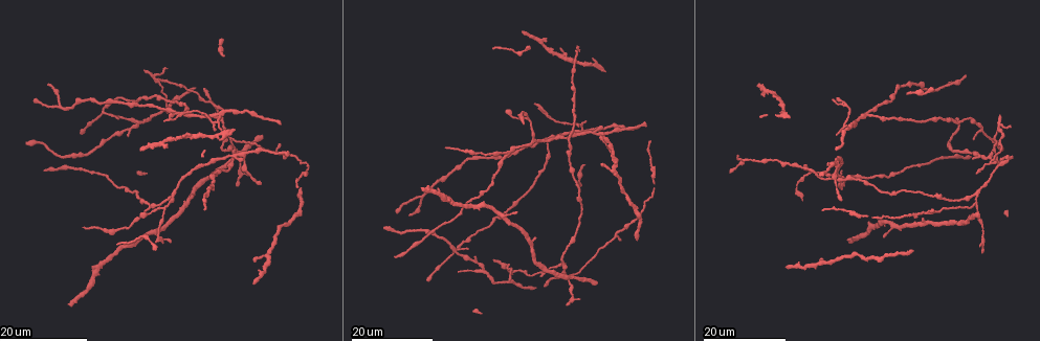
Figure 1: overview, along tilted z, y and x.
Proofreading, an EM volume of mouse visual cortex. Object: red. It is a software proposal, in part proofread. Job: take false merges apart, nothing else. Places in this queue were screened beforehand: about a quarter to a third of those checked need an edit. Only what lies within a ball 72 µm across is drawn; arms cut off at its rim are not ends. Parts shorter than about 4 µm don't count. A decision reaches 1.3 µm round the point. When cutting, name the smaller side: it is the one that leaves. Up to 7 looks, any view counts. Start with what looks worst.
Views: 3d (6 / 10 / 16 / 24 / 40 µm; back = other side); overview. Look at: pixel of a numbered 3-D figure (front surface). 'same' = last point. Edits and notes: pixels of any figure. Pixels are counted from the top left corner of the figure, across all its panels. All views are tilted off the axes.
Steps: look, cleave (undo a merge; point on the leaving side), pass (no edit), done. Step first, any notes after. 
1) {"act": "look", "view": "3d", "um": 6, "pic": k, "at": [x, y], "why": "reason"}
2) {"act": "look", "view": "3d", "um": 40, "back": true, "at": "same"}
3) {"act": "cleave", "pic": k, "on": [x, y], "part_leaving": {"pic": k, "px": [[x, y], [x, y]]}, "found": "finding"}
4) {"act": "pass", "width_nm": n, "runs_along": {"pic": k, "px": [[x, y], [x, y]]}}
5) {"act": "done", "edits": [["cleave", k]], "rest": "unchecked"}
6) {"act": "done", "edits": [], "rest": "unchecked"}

{"act": "look", "view": "3d", "um": 24, "pic": 1, "at": [219, 114], "why": "three-way junction"}

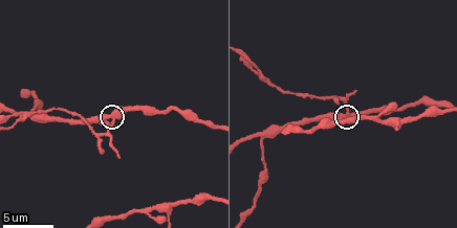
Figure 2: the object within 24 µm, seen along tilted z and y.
{"act": "look", "view": "3d", "um": 10, "pic": 2, "at": [114, 118], "why": "zoom in"}

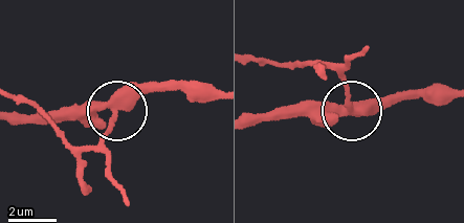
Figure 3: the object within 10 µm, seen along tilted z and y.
{"act": "pass", "runs_along": {"pic": 3, "px": [[256, 123], [274, 115], [353, 112], [410, 96]]}, "found": "one neuron here"}

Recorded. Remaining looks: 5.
{"act": "look", "view": "3d", "um": 16, "pic": 1, "at": [507, 151], "why": "branch point"}

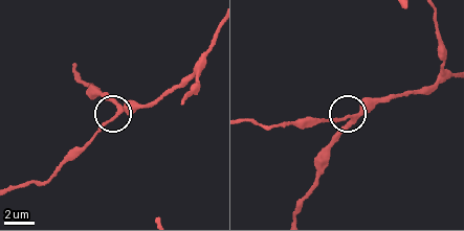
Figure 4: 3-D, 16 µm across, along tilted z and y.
{"act": "look", "view": "3d", "um": 6, "pic": 4, "at": [351, 117], "why": "zoom in"}

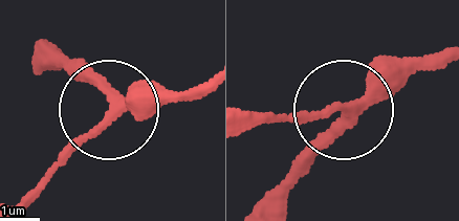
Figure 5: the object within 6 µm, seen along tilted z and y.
{"act": "pass", "runs_along": {"pic": 5, "px": [[45, 66], [88, 82], [107, 108], [23, 196]]}, "found": "continuous, no second neuron"}

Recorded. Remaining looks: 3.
{"act": "look", "view": "3d", "um": 24, "pic": 1, "at": [104, 111], "why": "side arm on a straight run"}

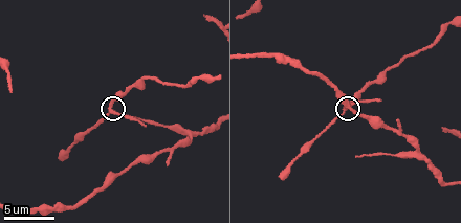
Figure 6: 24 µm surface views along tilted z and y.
{"act": "look", "view": "3d", "um": 6, "pic": 6, "at": [343, 107]}

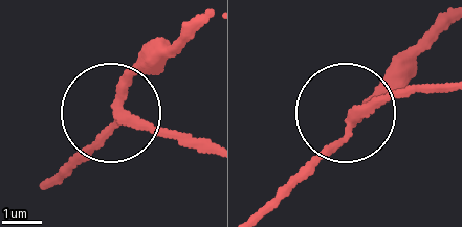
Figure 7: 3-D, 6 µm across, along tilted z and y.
{"act": "pass", "found": "continuous, no second neuron"}

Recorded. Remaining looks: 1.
{"act": "done", "edits": [], "rest": "unchecked"}

